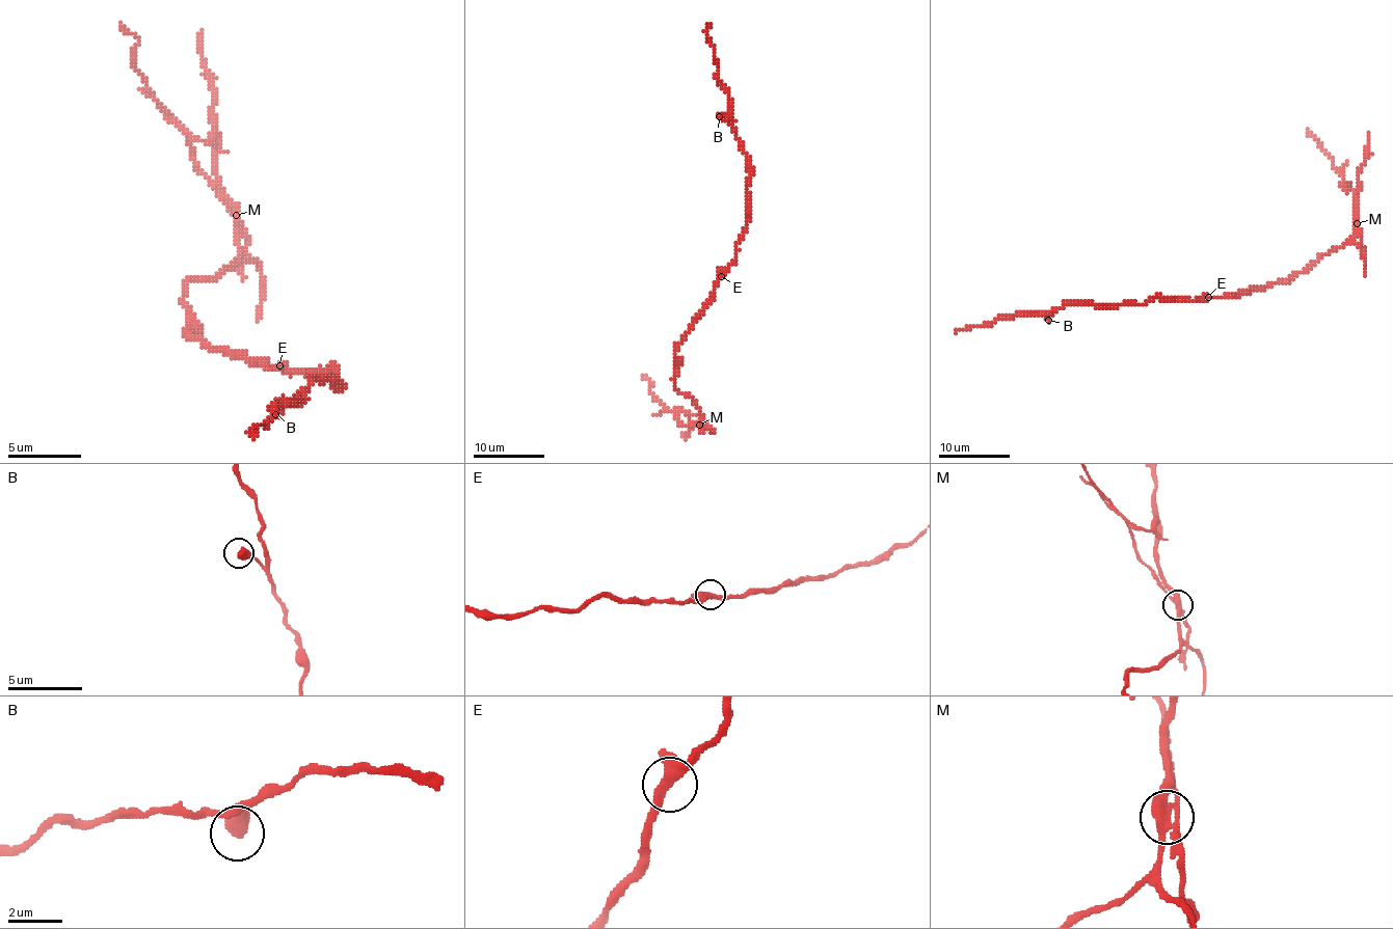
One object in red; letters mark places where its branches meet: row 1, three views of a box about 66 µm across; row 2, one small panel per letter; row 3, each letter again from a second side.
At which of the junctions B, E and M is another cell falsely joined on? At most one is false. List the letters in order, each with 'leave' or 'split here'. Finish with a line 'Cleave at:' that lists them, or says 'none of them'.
B: leave
E: leave
M: split here
Cleave at: M

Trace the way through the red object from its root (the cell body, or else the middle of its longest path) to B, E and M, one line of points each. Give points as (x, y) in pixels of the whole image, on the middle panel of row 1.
B: (712, 297), (715, 281), (733, 262), (734, 244), (747, 225), (751, 173), (749, 158), (737, 132), (719, 116)
E: (712, 297), (715, 281), (721, 276)
M: (712, 297), (675, 351), (674, 385), (694, 402), (701, 414), (699, 425)

